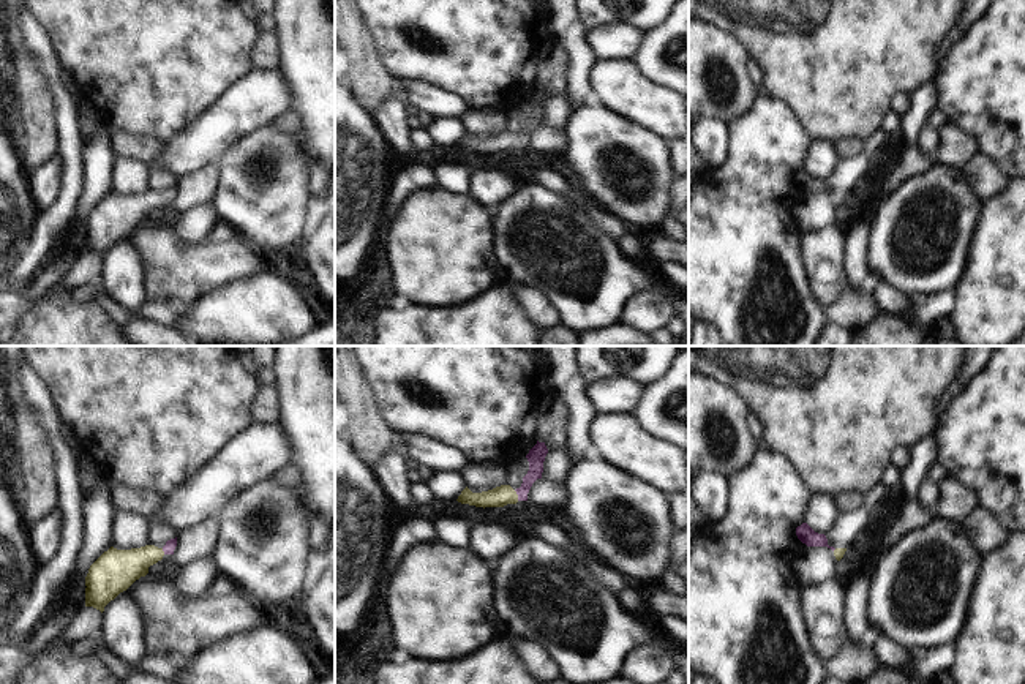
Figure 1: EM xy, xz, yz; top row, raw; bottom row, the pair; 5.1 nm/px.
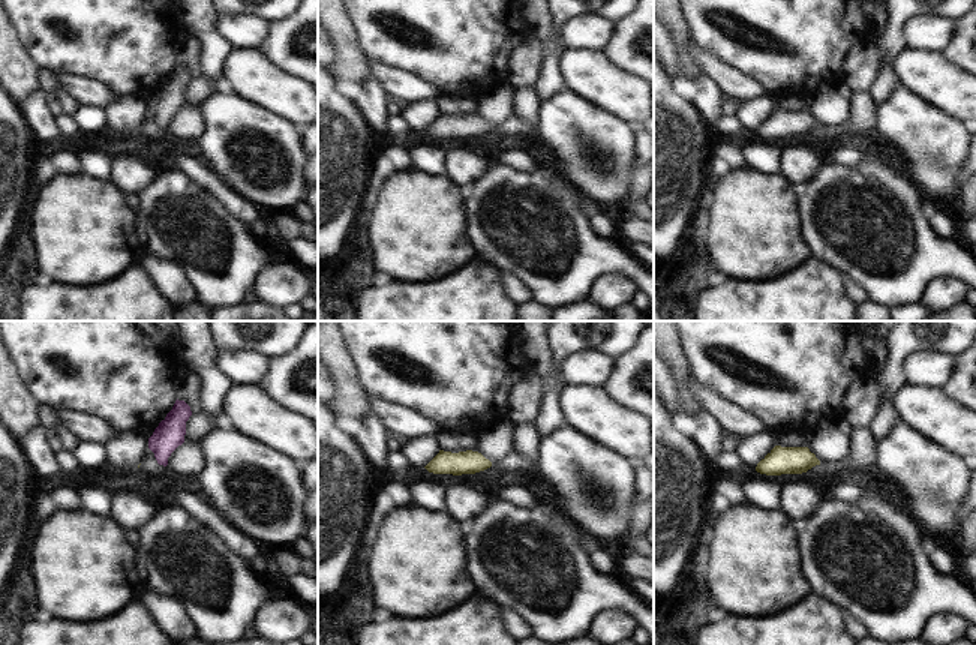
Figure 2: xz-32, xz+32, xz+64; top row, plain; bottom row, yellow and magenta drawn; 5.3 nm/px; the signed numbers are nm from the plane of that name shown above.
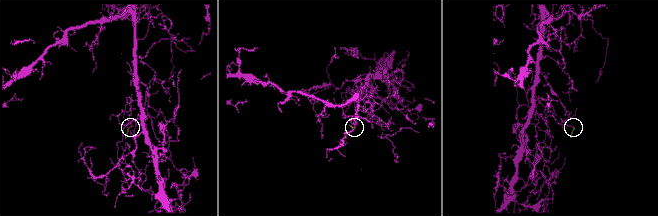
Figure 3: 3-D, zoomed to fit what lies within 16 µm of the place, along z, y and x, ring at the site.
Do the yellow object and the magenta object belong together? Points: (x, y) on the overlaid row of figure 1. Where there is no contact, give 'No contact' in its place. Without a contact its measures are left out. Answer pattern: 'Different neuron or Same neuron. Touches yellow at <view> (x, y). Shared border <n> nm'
Same neuron. Touches yellow at xz (517, 495). Shared border 60 nm

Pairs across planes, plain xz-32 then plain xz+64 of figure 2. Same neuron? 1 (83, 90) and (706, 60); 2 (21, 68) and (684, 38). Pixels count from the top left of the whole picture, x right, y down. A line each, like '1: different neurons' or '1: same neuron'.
1: same neuron
2: same neuron

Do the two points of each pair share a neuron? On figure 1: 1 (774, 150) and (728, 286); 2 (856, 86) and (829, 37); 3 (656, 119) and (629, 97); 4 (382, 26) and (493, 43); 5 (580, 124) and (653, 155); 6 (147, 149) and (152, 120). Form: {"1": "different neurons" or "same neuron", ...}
{"1": "same neuron", "2": "same neuron", "3": "same neuron", "4": "same neuron", "5": "same neuron", "6": "different neurons"}

